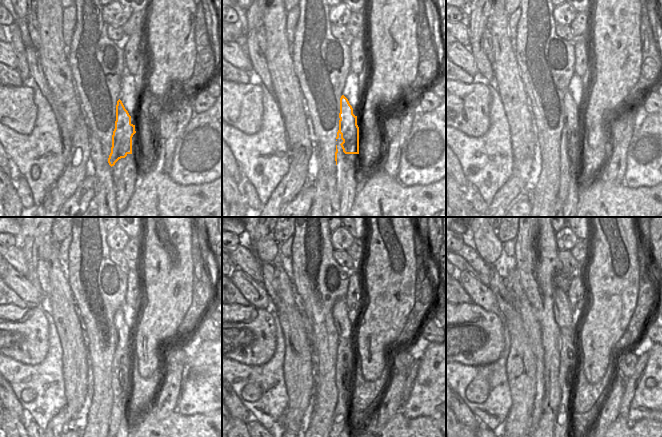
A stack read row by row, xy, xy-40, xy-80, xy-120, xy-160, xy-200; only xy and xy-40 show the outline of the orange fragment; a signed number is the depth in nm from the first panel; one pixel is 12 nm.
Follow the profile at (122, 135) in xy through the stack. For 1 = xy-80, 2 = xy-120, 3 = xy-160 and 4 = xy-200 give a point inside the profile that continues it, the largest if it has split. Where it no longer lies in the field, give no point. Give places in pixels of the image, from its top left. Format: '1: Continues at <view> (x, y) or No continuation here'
1: Continues at xy-80 (571, 114)
2: Continues at xy-120 (123, 334)
3: Continues at xy-160 (339, 312)
4: Continues at xy-200 (563, 315)

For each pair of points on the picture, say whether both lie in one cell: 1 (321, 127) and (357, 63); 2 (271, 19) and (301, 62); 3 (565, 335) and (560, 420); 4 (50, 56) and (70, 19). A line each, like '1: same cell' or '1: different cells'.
1: different cells
2: different cells
3: same cell
4: different cells

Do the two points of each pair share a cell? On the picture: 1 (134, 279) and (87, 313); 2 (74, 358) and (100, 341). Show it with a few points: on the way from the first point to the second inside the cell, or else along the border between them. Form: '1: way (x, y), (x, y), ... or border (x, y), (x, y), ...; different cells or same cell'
1: border (127, 273), (127, 290), (124, 301); different cells
2: border (82, 326), (85, 332), (87, 359), (90, 365); different cells

